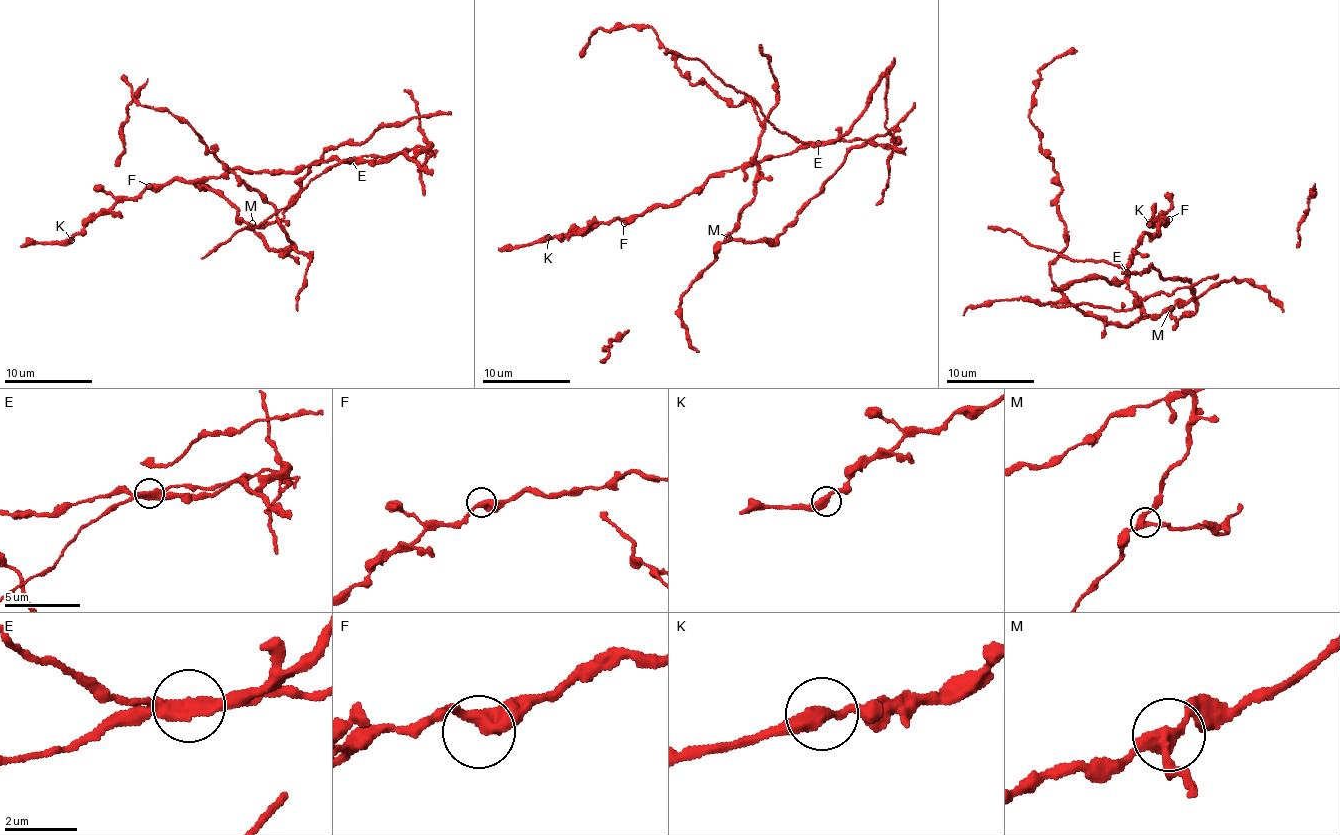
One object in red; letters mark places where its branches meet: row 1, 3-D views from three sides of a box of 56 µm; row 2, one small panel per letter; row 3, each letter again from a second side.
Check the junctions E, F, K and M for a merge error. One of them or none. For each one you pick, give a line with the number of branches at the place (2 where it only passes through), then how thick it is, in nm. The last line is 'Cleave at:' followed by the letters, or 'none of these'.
E: Branches: 2. Thickness 400 nm
Cleave at: E

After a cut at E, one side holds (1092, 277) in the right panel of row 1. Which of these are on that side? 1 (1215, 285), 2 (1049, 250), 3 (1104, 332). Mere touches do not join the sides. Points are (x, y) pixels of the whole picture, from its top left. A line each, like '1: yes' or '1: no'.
1: yes
2: no
3: yes

